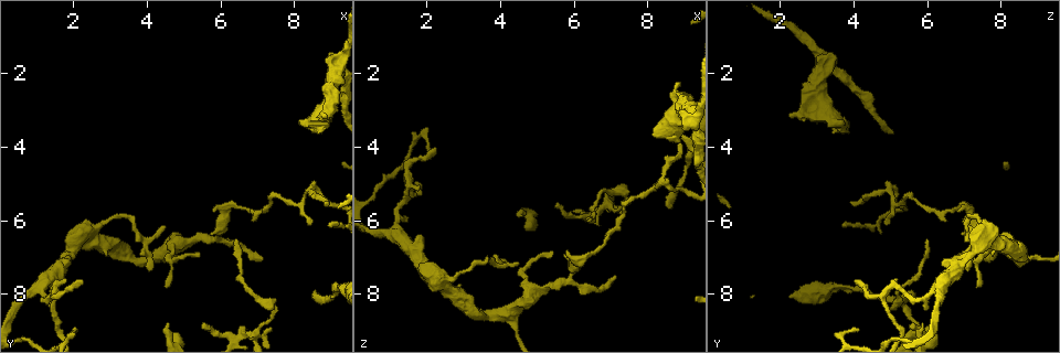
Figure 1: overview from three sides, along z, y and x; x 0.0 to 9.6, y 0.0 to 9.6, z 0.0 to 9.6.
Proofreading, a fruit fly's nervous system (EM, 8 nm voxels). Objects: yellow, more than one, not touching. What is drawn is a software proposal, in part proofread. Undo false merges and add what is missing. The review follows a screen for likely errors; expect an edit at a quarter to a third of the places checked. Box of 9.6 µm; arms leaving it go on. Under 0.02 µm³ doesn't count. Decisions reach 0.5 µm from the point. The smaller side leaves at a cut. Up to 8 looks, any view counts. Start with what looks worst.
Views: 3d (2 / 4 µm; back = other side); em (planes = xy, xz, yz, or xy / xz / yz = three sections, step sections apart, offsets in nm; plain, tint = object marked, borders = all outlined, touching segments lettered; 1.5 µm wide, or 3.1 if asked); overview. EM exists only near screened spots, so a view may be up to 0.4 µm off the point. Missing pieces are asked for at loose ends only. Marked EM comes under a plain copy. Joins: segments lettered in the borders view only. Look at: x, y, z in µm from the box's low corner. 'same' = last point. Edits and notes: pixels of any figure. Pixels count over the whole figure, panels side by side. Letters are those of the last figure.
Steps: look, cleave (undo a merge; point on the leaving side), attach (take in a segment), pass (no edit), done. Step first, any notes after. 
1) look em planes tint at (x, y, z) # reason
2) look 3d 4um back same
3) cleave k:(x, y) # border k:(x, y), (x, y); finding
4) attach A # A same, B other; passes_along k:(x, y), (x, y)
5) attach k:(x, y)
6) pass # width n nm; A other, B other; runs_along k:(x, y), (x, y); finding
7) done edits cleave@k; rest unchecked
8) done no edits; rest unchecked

look em planes borders at (8.60, 8.00, 5.65) # free end

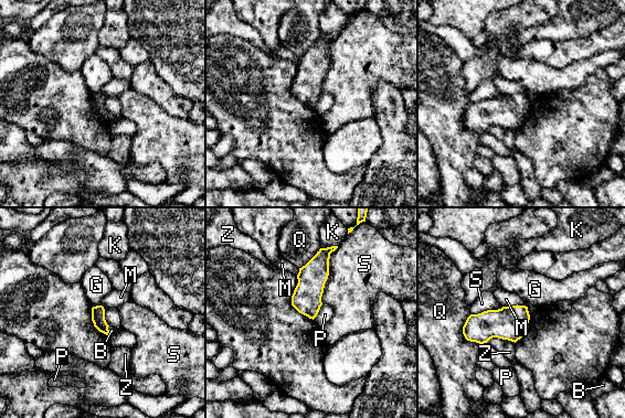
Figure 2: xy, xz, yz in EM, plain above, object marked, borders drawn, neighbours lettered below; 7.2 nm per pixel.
pass # width 100 nm; B other, G other, K other, M other, P other, Q other, S other, Z other; border 2:(103, 308), (105, 321), (109, 325); no lettered segment goes on from it

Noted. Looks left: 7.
look 3d 4um at (2.20, 7.65, 4.10) # tapers out

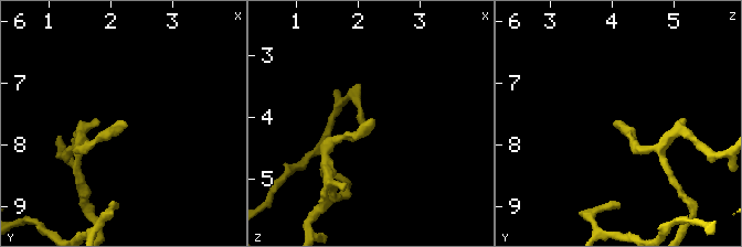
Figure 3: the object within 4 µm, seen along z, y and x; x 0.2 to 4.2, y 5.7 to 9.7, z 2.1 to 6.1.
look em yz step 4 tint at (2.20, 7.65, 4.05)

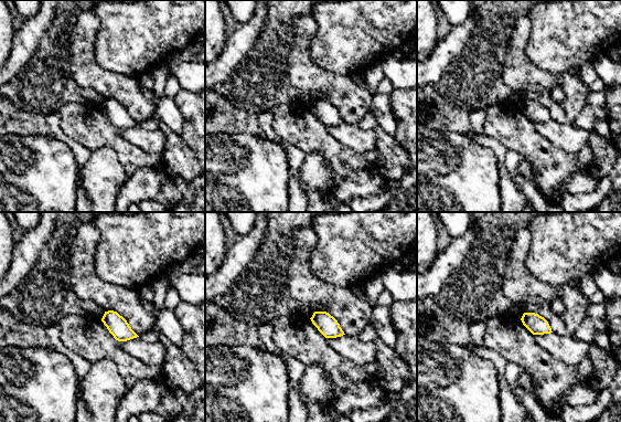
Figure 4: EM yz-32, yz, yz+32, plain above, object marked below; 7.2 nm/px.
look em planes borders same

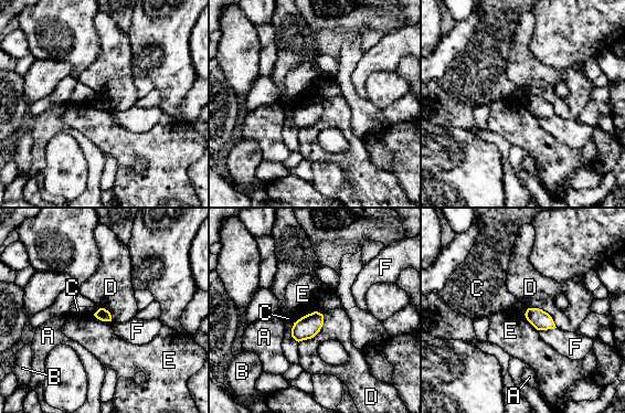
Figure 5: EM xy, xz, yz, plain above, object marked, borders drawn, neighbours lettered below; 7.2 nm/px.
pass # A other, B other, C other, D other, E other, F other; border 5:(324, 315), (321, 328), (298, 342); no lettered segment goes on from it

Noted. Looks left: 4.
look 3d 2um at (5.85, 6.50, 7.70) # branch point

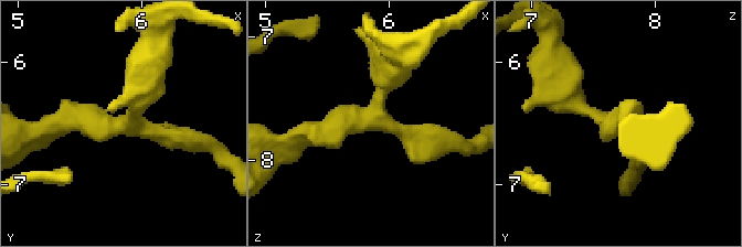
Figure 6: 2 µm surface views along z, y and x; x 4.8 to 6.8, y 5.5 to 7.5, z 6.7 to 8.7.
look em xy step 8 borders at (5.78, 6.52, 7.68)

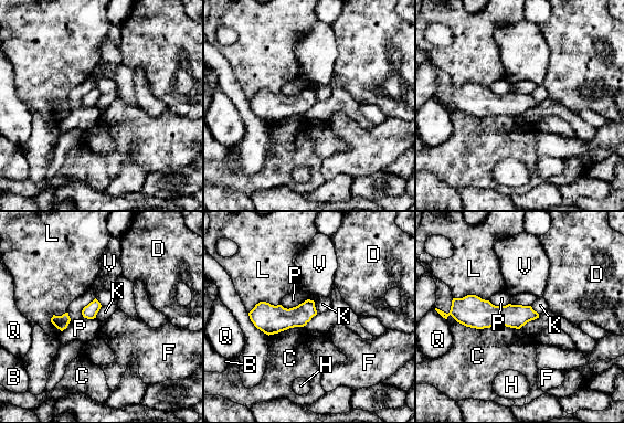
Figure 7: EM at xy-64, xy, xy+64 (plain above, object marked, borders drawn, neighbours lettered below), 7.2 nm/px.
pass # width 90 nm; B other, C other, D other, F other, H other, K other, L other, P other, Q other, V other; runs_along 7:(454, 303), (485, 315), (535, 315); one cell here

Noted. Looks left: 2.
done no edits; rest unchecked

